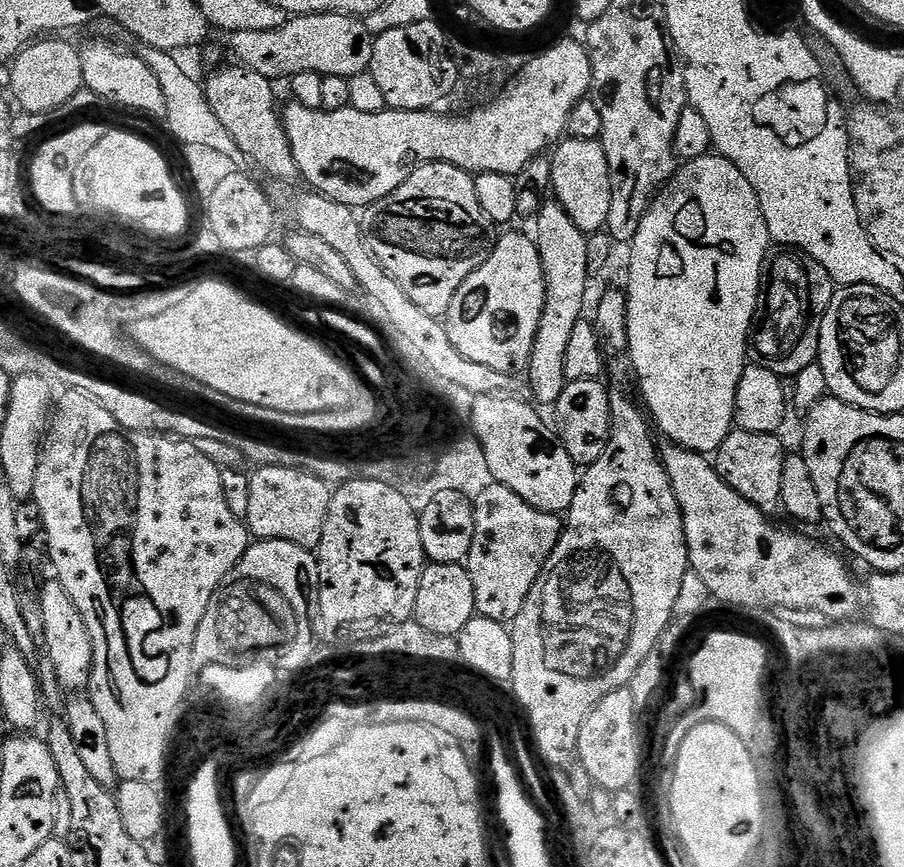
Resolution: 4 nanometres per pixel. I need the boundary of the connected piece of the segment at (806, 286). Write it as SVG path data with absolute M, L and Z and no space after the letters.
M792 250L781 252L784 252L781 256L773 255L767 265L746 356L752 364L762 366L776 376L794 378L806 370L806 366L817 363L820 330L818 312L812 308L823 310L830 306L834 282L818 262Z

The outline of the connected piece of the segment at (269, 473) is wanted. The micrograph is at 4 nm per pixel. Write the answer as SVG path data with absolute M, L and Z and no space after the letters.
M257 467L250 476L246 527L256 540L285 540L315 550L320 546L332 493L327 480L319 480L296 468Z

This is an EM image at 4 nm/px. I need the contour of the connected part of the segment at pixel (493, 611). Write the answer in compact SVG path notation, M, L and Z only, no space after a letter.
M494 483L472 500L474 536L466 561L473 587L477 616L507 625L522 610L546 558L554 550L562 531L562 520L555 512L542 512L522 502L514 490Z

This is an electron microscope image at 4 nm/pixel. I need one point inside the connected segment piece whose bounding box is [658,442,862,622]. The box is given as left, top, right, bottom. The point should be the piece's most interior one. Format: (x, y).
(746, 562)

